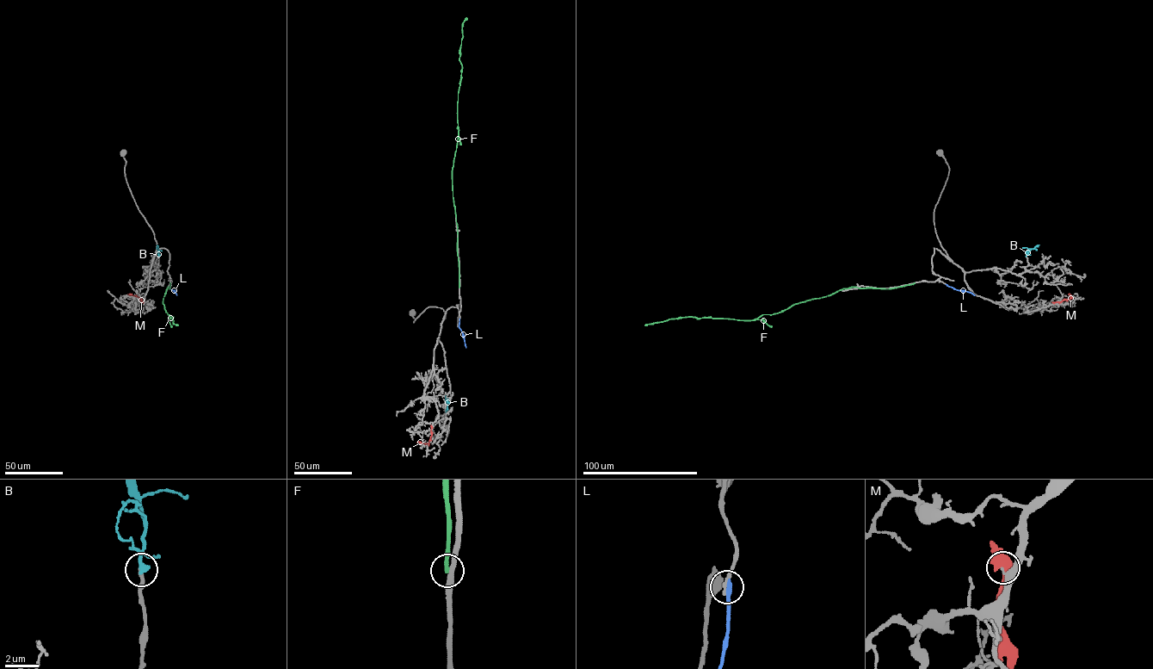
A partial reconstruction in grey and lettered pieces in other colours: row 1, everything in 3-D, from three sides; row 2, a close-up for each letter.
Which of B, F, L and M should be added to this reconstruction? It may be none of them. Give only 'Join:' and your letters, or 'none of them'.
Join: B

